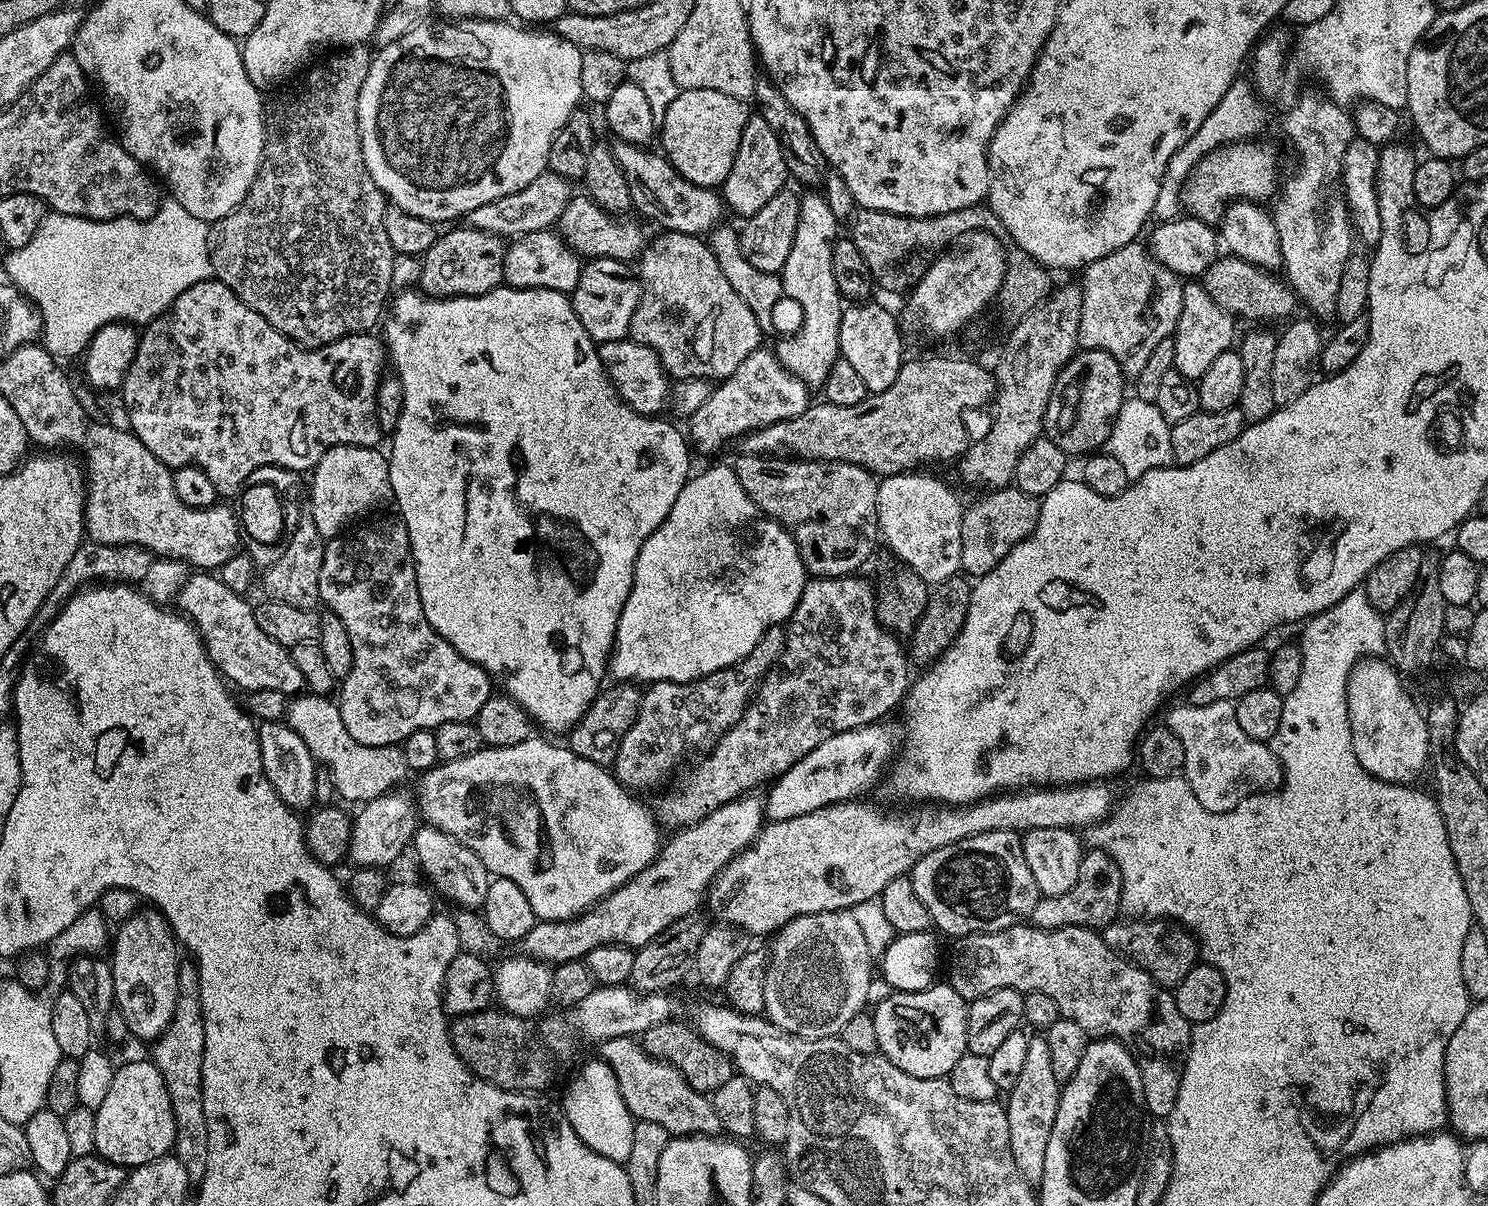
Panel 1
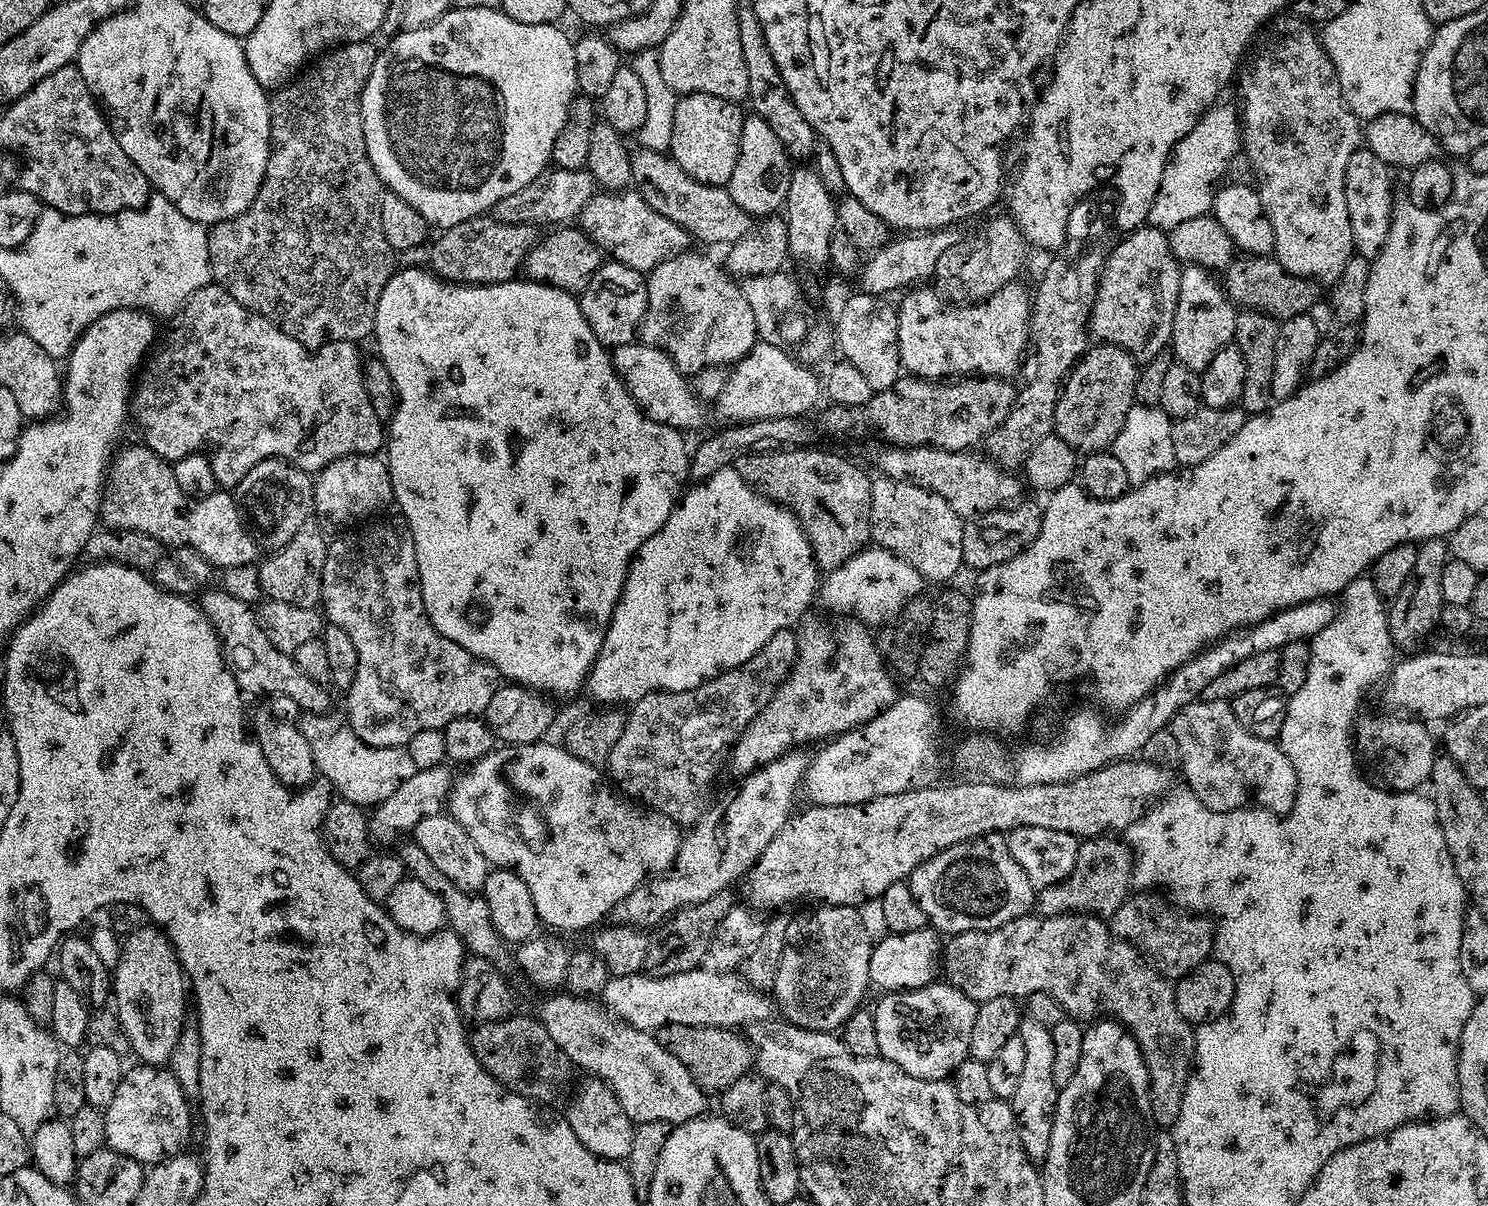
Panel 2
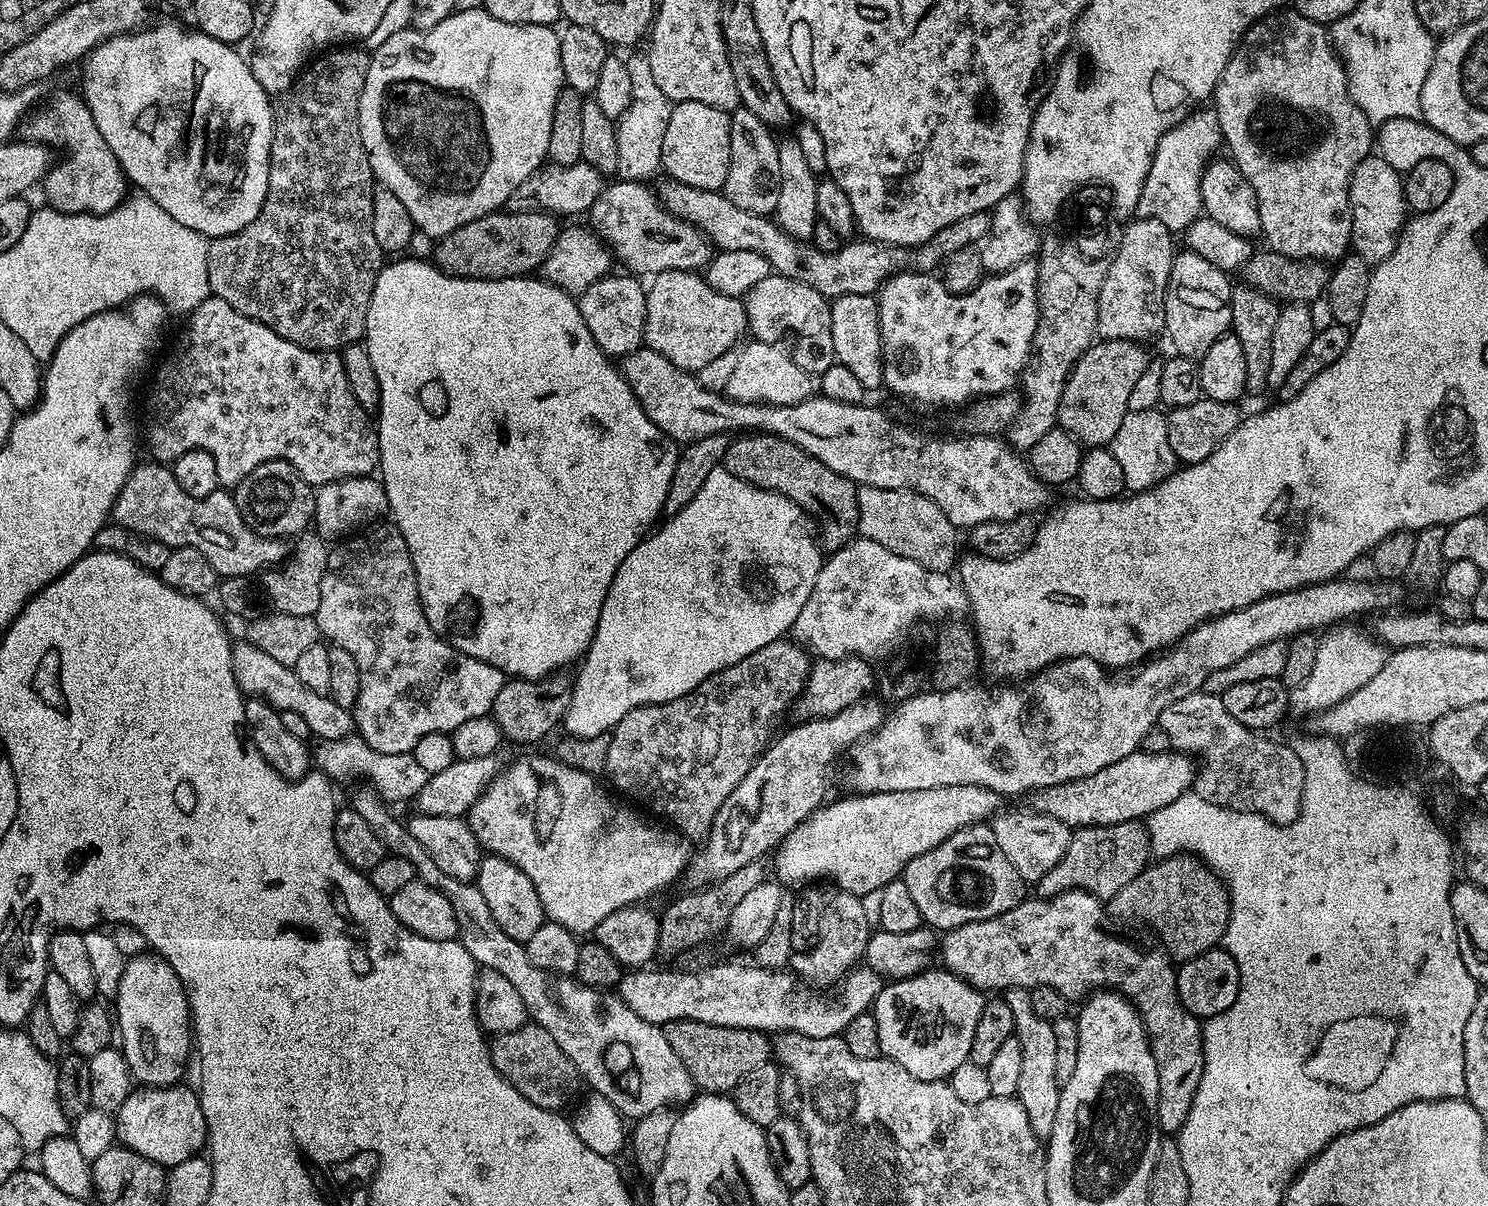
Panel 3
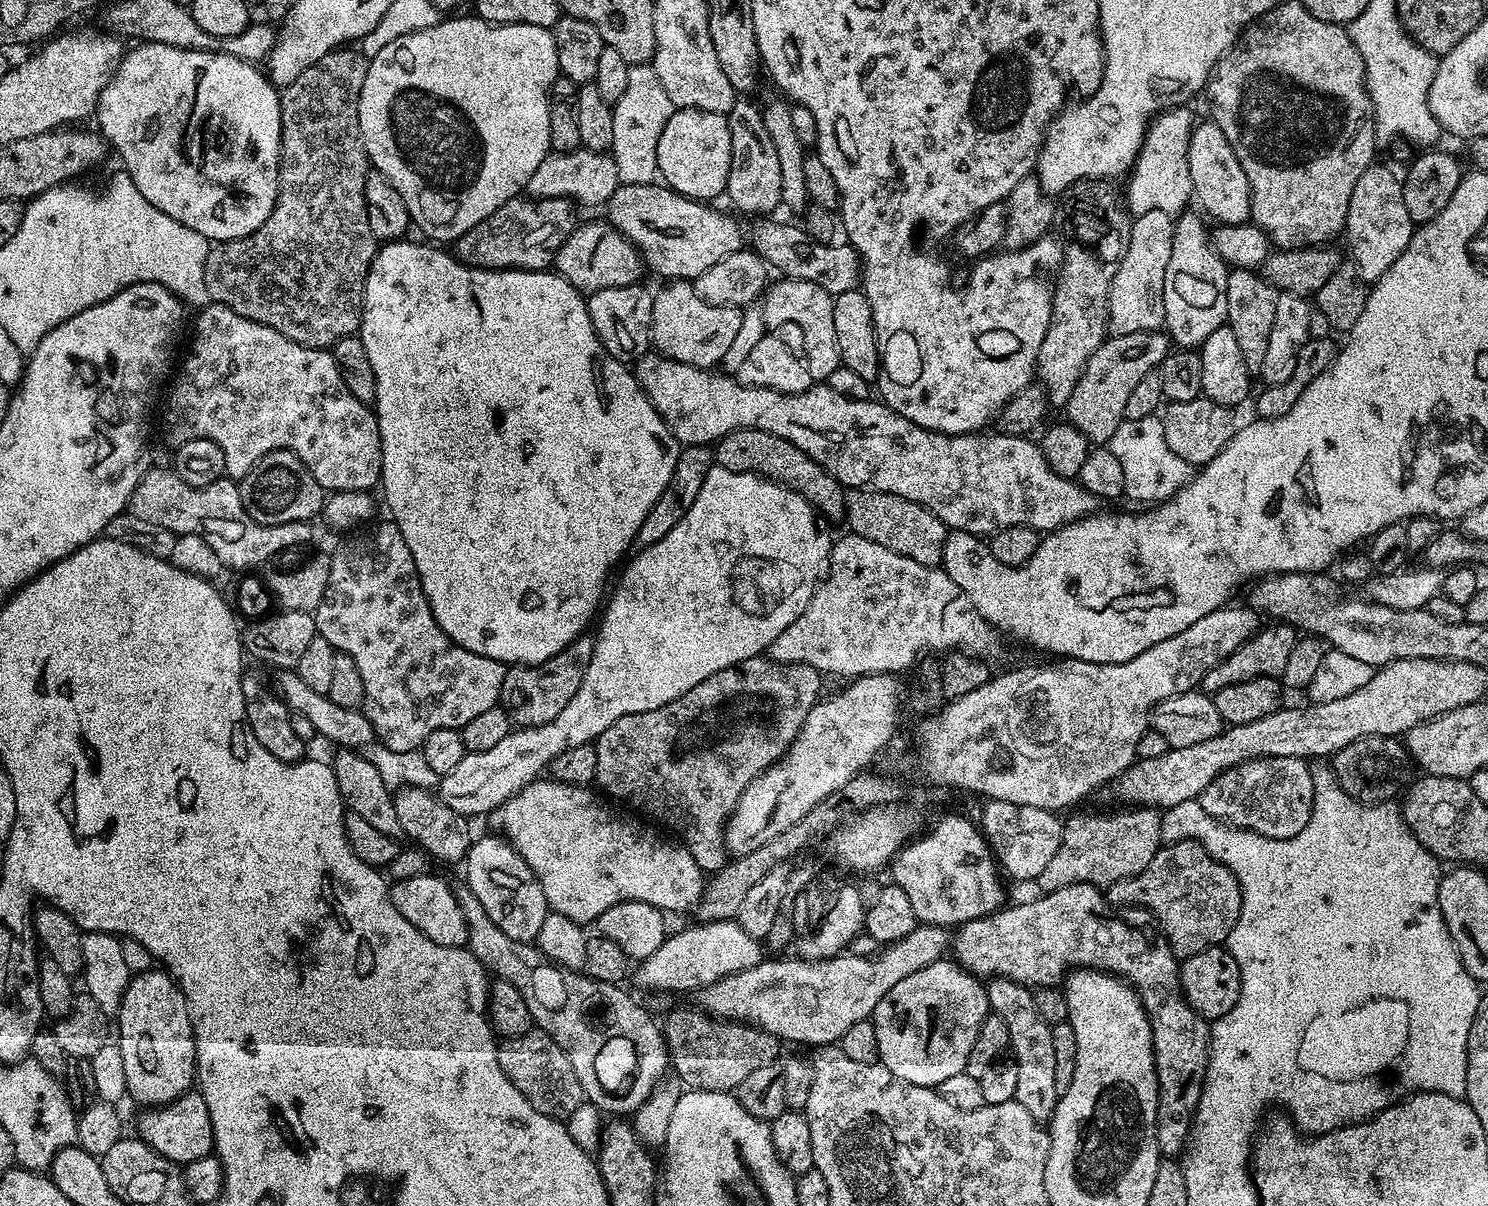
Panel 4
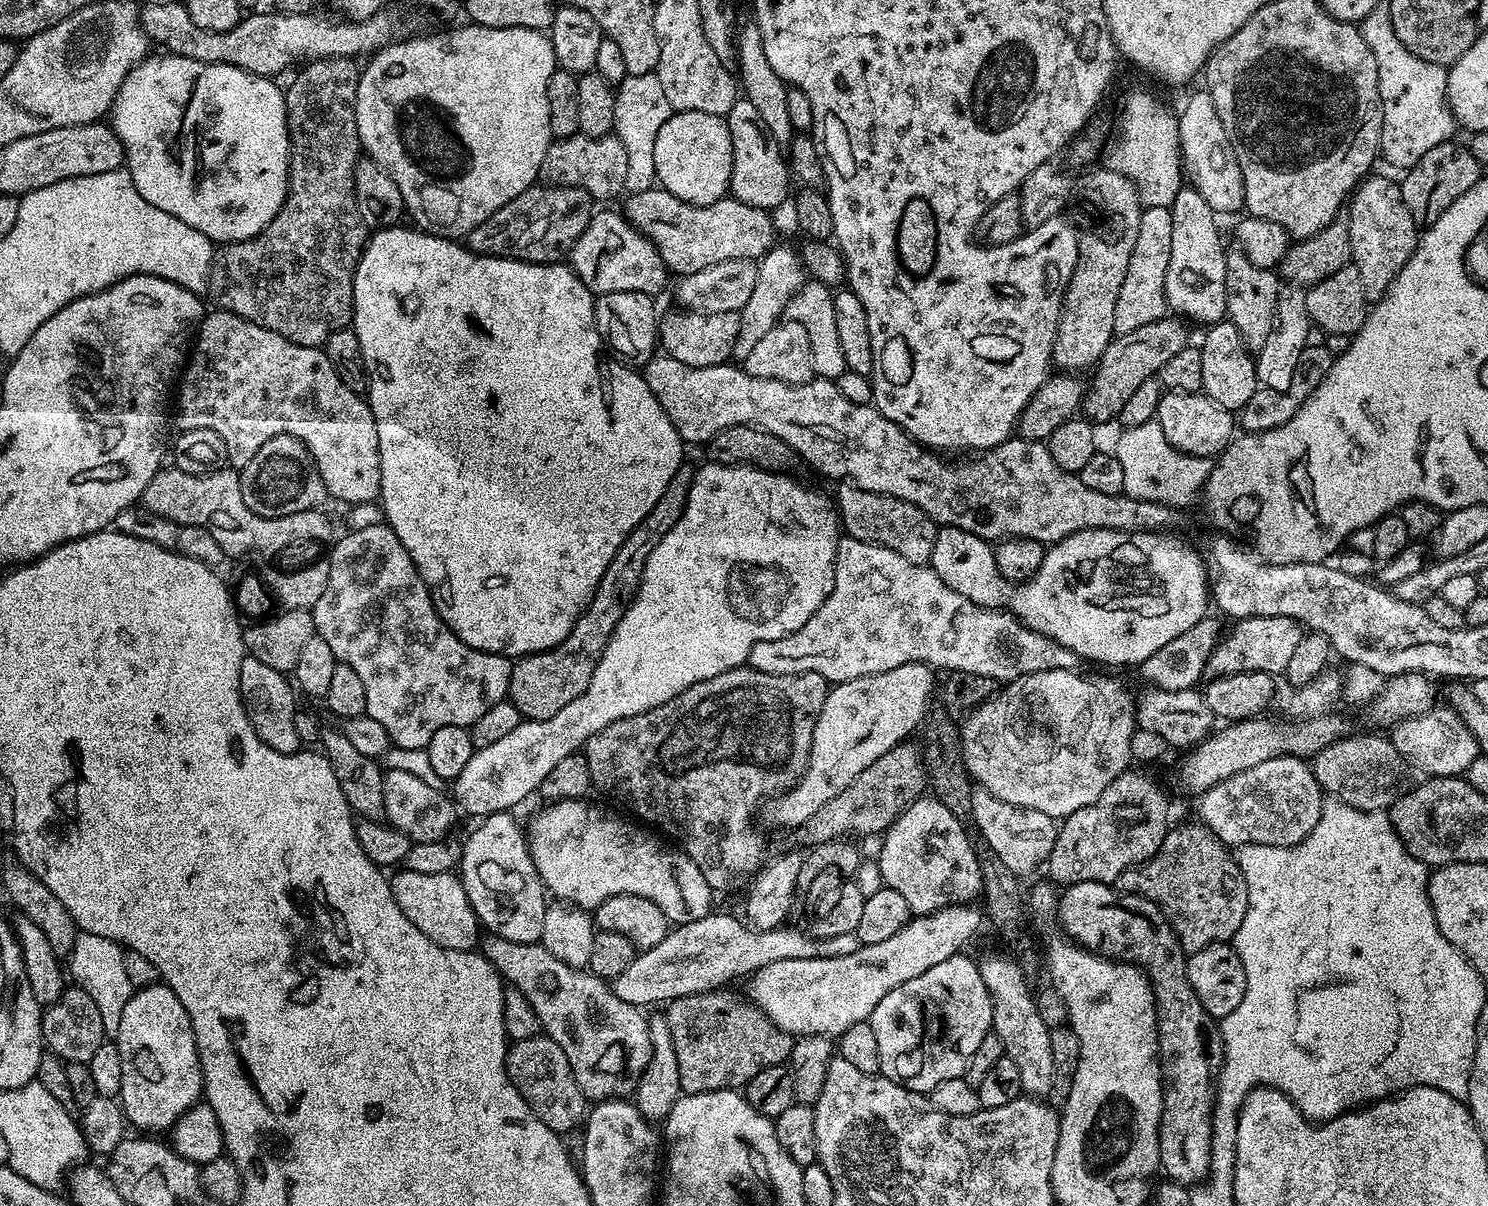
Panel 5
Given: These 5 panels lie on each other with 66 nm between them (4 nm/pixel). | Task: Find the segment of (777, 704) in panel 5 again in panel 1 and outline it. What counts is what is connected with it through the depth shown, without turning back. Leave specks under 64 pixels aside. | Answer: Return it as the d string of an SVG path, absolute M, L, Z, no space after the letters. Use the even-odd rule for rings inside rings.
M783 627L766 630L758 646L754 646L746 658L700 680L692 680L688 684L660 680L647 685L640 697L640 709L638 718L634 718L634 726L626 730L615 747L616 779L629 790L652 788L671 774L672 767L687 752L695 748L707 749L715 744L722 733L738 723L740 715L748 707L748 701L760 687L761 680L776 667L776 661L784 652L784 633Z

